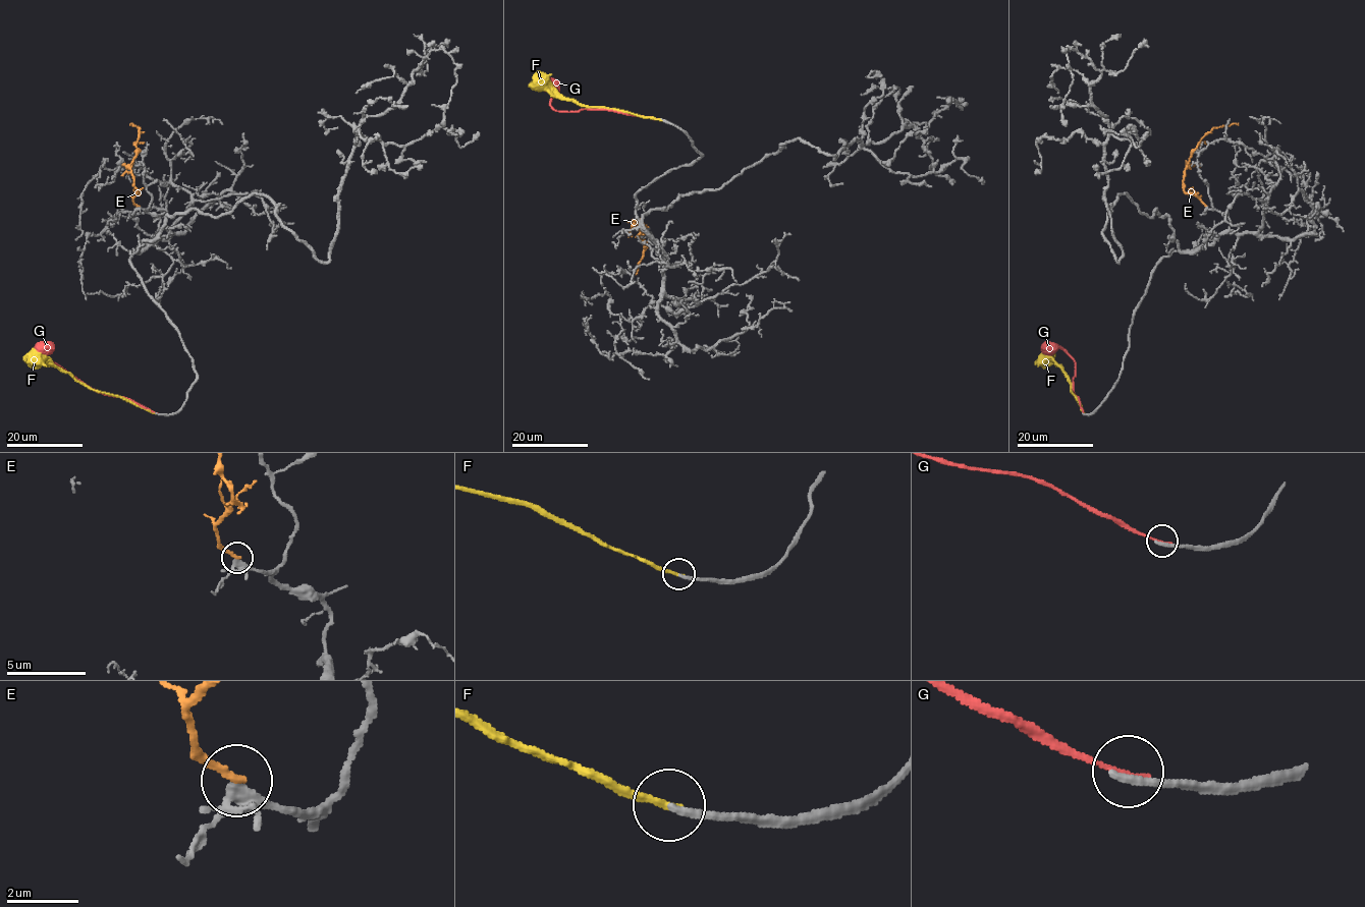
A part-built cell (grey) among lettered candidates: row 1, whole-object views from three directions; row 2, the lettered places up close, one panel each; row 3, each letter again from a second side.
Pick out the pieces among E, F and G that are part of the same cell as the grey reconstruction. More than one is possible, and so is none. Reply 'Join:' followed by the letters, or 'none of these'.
Join: F

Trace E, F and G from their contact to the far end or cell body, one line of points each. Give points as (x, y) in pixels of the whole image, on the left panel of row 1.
E: (139, 206), (133, 202), (139, 192), (130, 167), (139, 129), (129, 125)
F: (155, 412), (119, 396), (97, 392), (52, 364), (30, 361), (24, 355)
G: (157, 412), (124, 397), (98, 393), (51, 361), (45, 355), (48, 347), (38, 349)

